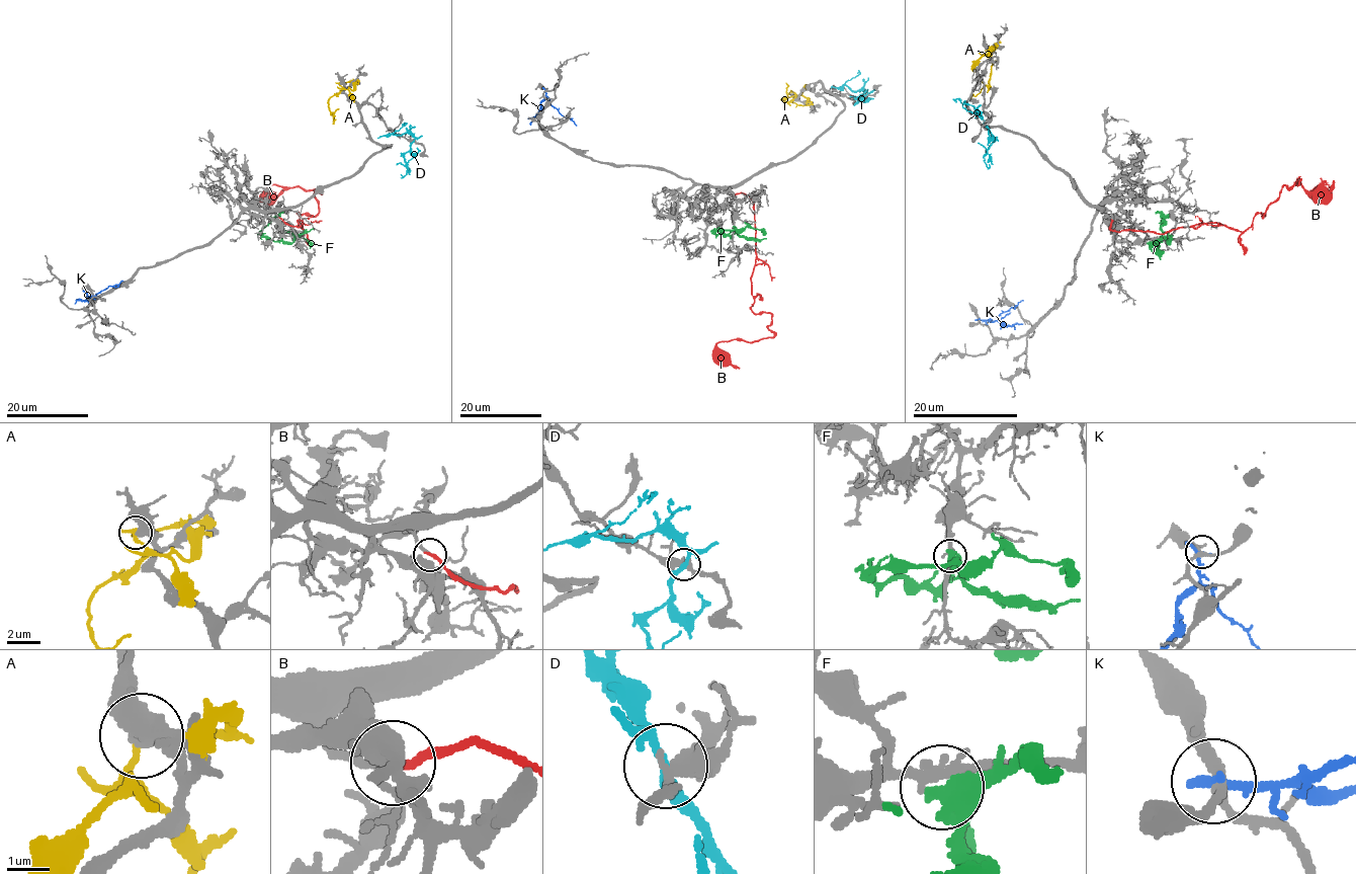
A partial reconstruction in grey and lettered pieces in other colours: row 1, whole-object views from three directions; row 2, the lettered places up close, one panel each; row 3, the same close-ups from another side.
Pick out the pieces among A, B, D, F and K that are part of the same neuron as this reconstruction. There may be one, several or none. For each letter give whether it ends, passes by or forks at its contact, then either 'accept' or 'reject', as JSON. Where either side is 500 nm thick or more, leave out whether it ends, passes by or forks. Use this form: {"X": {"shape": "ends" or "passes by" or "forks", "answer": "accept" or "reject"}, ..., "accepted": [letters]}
{"A": {"shape": "passes by", "answer": "reject"}, "B": {"shape": "ends", "answer": "accept"}, "D": {"shape": "forks", "answer": "reject"}, "F": {"shape": "passes by", "answer": "reject"}, "K": {"shape": "ends", "answer": "reject"}, "accepted": ["B"]}

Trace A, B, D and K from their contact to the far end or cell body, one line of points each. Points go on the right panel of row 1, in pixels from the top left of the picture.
A: (987, 48), (987, 55), (993, 61), (990, 79), (969, 99)
B: (1112, 220), (1116, 232), (1166, 233), (1219, 223), (1244, 232), (1298, 176), (1307, 191), (1329, 191), (1334, 180)
D: (984, 122), (979, 111), (980, 113), (970, 111), (957, 99), (952, 99)
K: (979, 320), (997, 317), (1023, 300)

